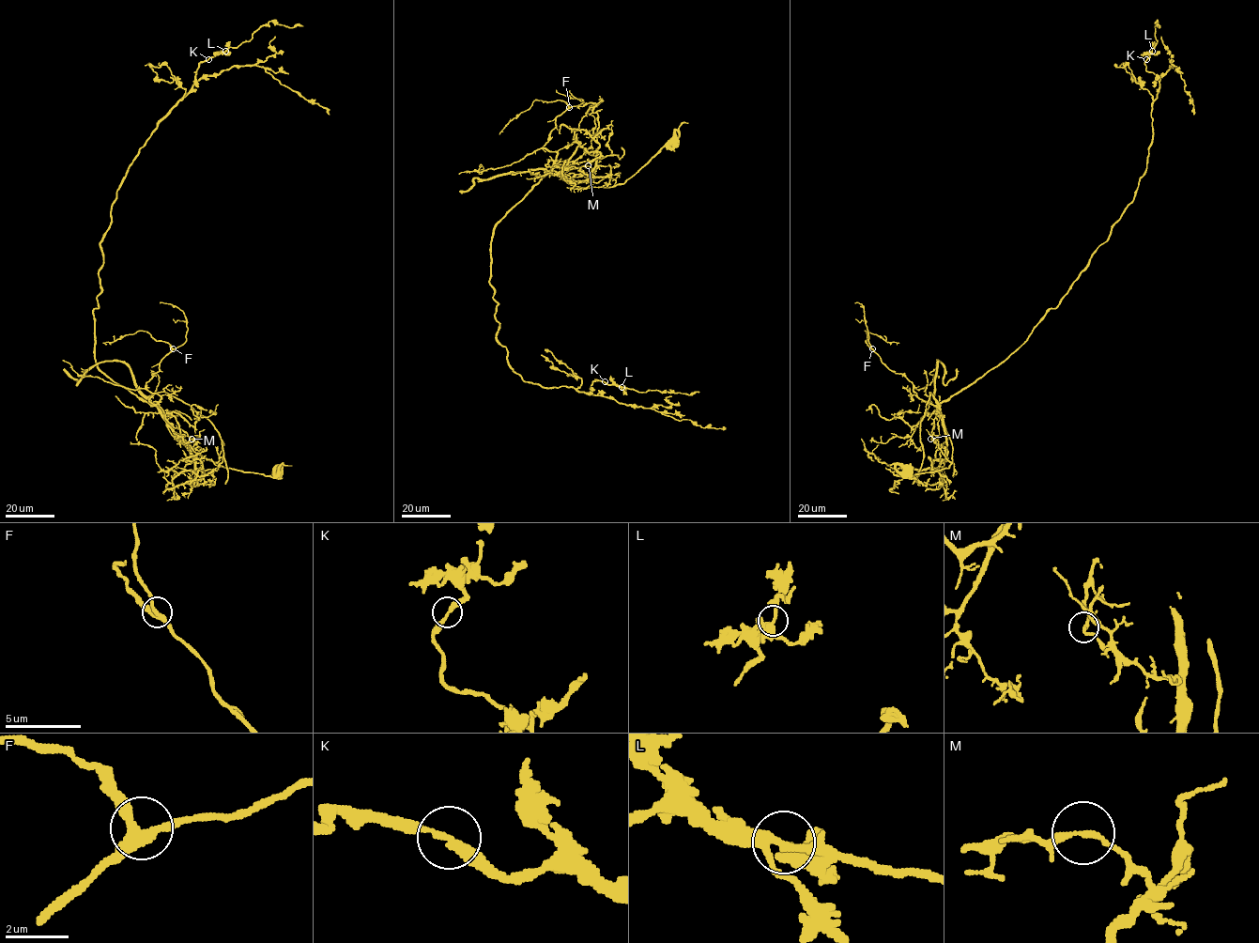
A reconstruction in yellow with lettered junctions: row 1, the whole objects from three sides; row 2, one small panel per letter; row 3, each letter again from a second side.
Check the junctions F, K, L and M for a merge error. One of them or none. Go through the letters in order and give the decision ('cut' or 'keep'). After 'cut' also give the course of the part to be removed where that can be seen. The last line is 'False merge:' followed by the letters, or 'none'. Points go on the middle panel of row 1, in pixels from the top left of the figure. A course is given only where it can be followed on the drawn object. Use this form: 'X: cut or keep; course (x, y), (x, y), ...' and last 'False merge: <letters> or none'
F: keep
K: keep
L: keep
M: cut; course (588, 165), (592, 171), (584, 180), (552, 175), (545, 168), (606, 156), (620, 158), (624, 154), (621, 147)
False merge: M

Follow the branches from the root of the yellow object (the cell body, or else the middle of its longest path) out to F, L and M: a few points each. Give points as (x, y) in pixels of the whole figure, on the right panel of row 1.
F: (907, 470), (907, 477), (947, 468), (951, 441), (939, 409), (921, 400), (913, 384), (890, 370), (872, 348)
L: (907, 470), (949, 467), (939, 405), (1026, 340), (1133, 200), (1159, 86), (1145, 69), (1151, 51)
M: (907, 470), (907, 477), (949, 467), (952, 463), (951, 441), (943, 417), (938, 412), (930, 439)

